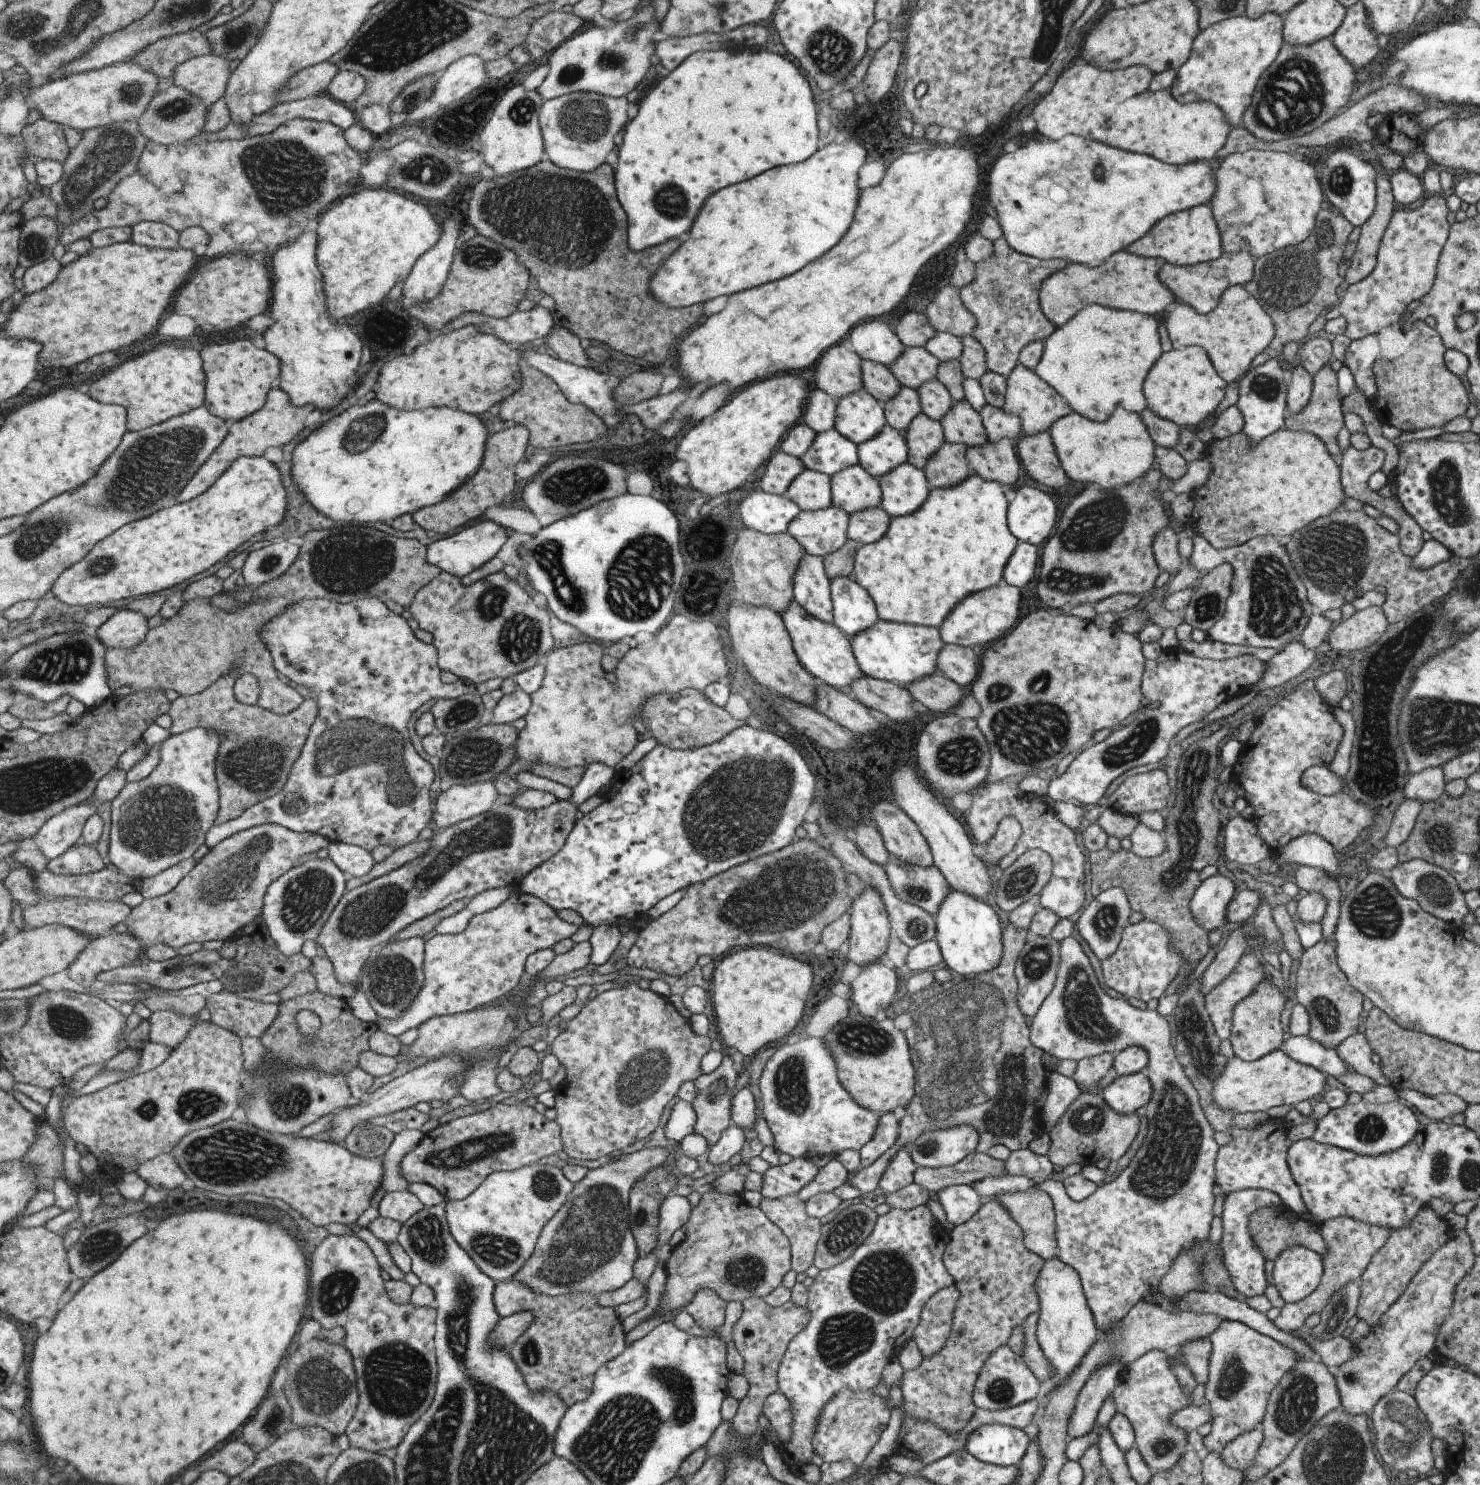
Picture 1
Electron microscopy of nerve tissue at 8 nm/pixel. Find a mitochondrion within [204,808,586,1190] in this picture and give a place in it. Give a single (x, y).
(307, 901)

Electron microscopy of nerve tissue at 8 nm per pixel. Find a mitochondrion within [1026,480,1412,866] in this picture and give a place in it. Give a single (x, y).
(1093, 529)

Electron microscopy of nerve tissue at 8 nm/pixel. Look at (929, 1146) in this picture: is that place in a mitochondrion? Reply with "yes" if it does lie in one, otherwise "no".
yes

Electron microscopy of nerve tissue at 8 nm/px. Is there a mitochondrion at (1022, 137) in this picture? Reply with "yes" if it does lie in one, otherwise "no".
no

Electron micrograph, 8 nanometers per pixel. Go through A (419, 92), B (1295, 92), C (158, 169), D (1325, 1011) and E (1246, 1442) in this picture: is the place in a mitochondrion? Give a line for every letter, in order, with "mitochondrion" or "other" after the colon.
A: mitochondrion
B: mitochondrion
C: other
D: mitochondrion
E: other

